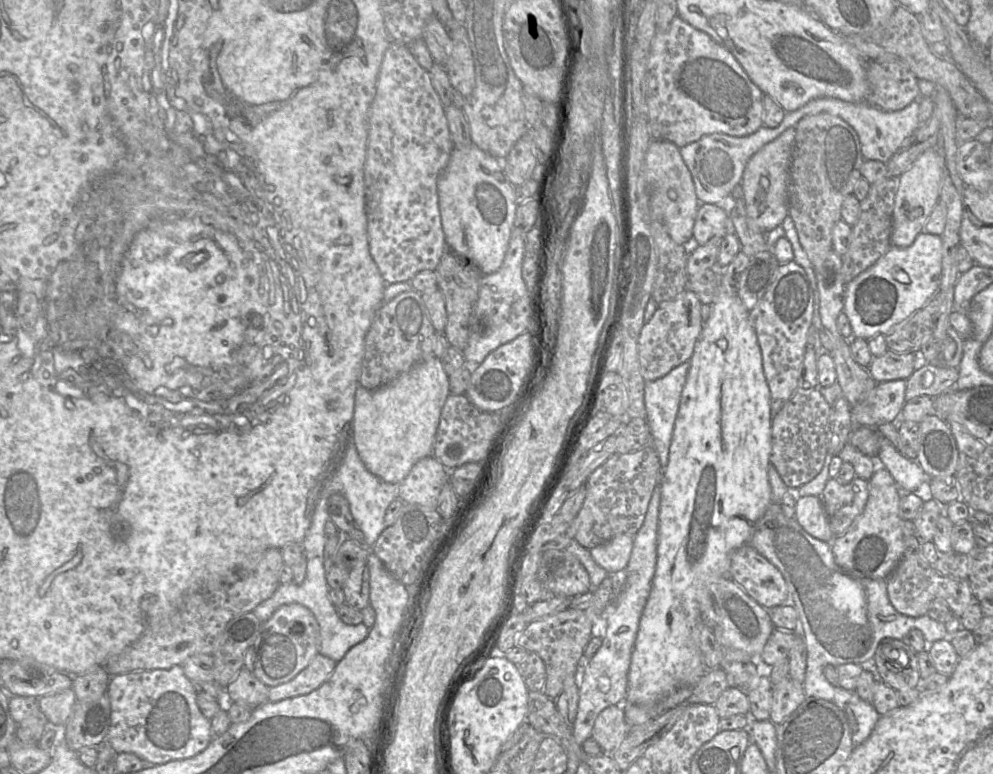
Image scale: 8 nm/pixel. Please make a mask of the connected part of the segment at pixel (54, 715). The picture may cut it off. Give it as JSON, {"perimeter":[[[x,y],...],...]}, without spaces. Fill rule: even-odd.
{"perimeter":[[[72,688],[38,698],[40,711],[47,719],[49,727],[64,727],[74,710],[76,702]]]}

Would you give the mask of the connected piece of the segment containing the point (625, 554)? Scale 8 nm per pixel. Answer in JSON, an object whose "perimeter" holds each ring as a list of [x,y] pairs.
{"perimeter":[[[621,534],[589,551],[593,560],[609,575],[615,574],[626,568],[633,549],[633,541],[634,536]]]}

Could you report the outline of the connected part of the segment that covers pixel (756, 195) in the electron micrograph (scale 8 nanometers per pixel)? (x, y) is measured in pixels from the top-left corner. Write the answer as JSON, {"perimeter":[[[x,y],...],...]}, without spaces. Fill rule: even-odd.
{"perimeter":[[[794,127],[786,129],[756,152],[746,164],[740,185],[746,206],[748,226],[752,231],[767,234],[780,226],[788,216],[787,189],[794,137]]]}

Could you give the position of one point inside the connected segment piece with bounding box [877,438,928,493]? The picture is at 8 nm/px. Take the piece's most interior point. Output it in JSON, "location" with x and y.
{"location":[908,475]}

